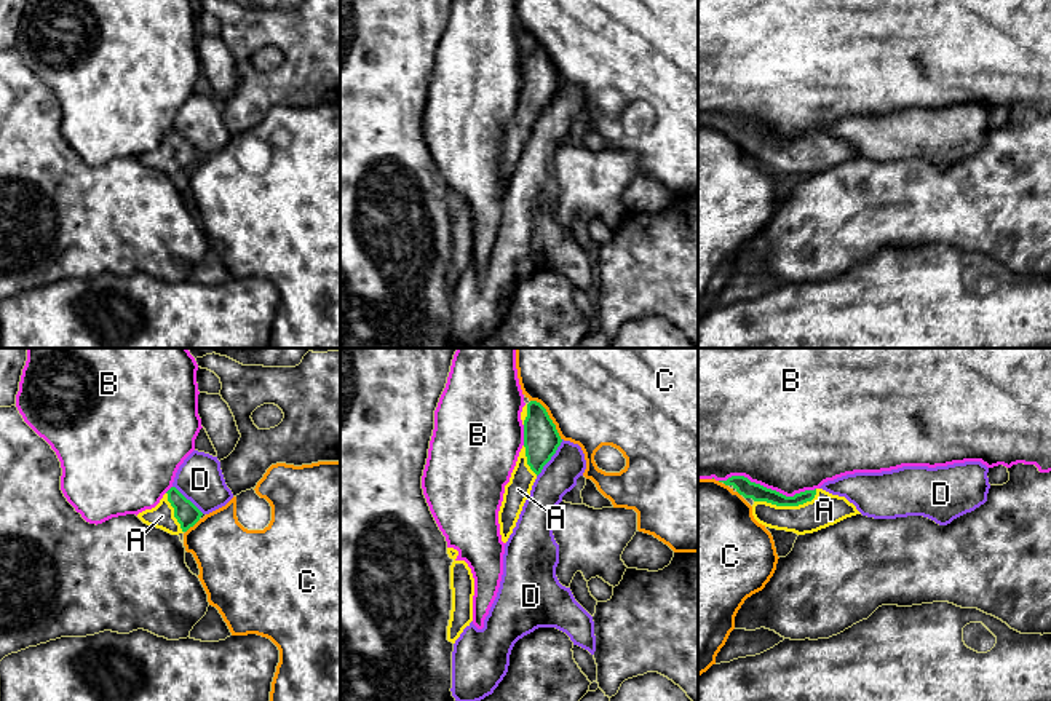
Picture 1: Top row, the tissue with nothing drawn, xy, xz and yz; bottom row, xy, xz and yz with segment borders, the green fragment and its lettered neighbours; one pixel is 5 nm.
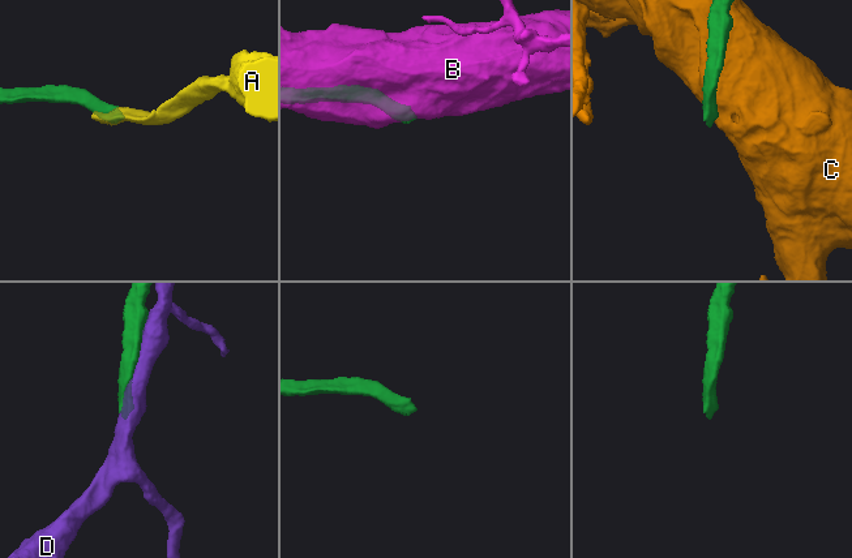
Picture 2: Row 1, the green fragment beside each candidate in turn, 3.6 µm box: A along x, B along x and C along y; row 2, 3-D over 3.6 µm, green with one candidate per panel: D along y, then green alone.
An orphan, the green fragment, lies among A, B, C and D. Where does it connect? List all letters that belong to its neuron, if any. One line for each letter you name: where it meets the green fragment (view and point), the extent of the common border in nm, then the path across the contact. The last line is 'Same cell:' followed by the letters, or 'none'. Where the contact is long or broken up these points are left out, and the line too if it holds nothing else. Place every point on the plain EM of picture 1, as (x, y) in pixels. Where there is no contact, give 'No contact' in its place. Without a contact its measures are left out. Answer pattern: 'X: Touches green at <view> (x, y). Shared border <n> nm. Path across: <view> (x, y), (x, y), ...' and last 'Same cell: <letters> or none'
A: Touches green at yz (788, 147). Shared border 320 nm. Path across: yz (743, 128), (772, 147), (788, 147), (824, 152)
Same cell: A

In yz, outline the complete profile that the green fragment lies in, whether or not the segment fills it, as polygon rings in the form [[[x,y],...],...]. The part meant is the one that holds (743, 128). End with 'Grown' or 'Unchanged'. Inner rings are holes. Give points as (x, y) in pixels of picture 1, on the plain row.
[[[732,118],[719,125],[732,128],[744,141],[754,142],[752,158],[759,166],[797,177],[813,176],[847,160],[861,156],[845,139],[832,137],[823,131],[786,139],[751,125],[744,118]]]. Grown

